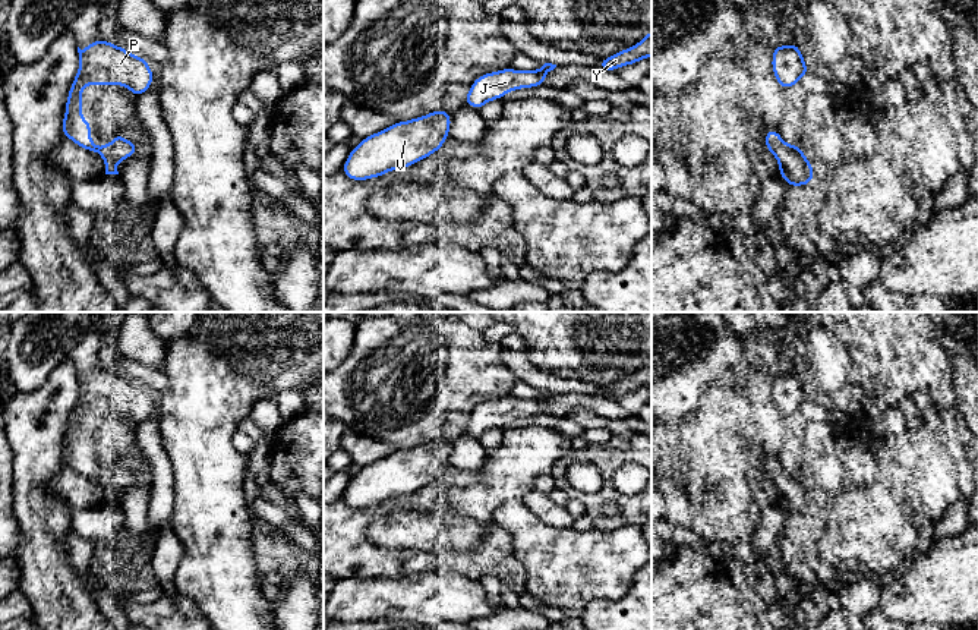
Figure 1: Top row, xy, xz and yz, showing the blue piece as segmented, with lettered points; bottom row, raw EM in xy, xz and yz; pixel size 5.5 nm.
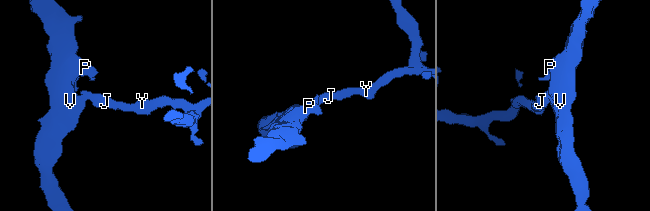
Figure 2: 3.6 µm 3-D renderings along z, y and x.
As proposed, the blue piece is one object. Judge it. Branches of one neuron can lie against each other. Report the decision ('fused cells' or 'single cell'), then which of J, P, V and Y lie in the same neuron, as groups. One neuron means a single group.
single cell; groups J P V Y

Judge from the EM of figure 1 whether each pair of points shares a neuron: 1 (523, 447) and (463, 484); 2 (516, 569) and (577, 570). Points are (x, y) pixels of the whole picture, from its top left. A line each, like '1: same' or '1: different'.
1: same
2: different

